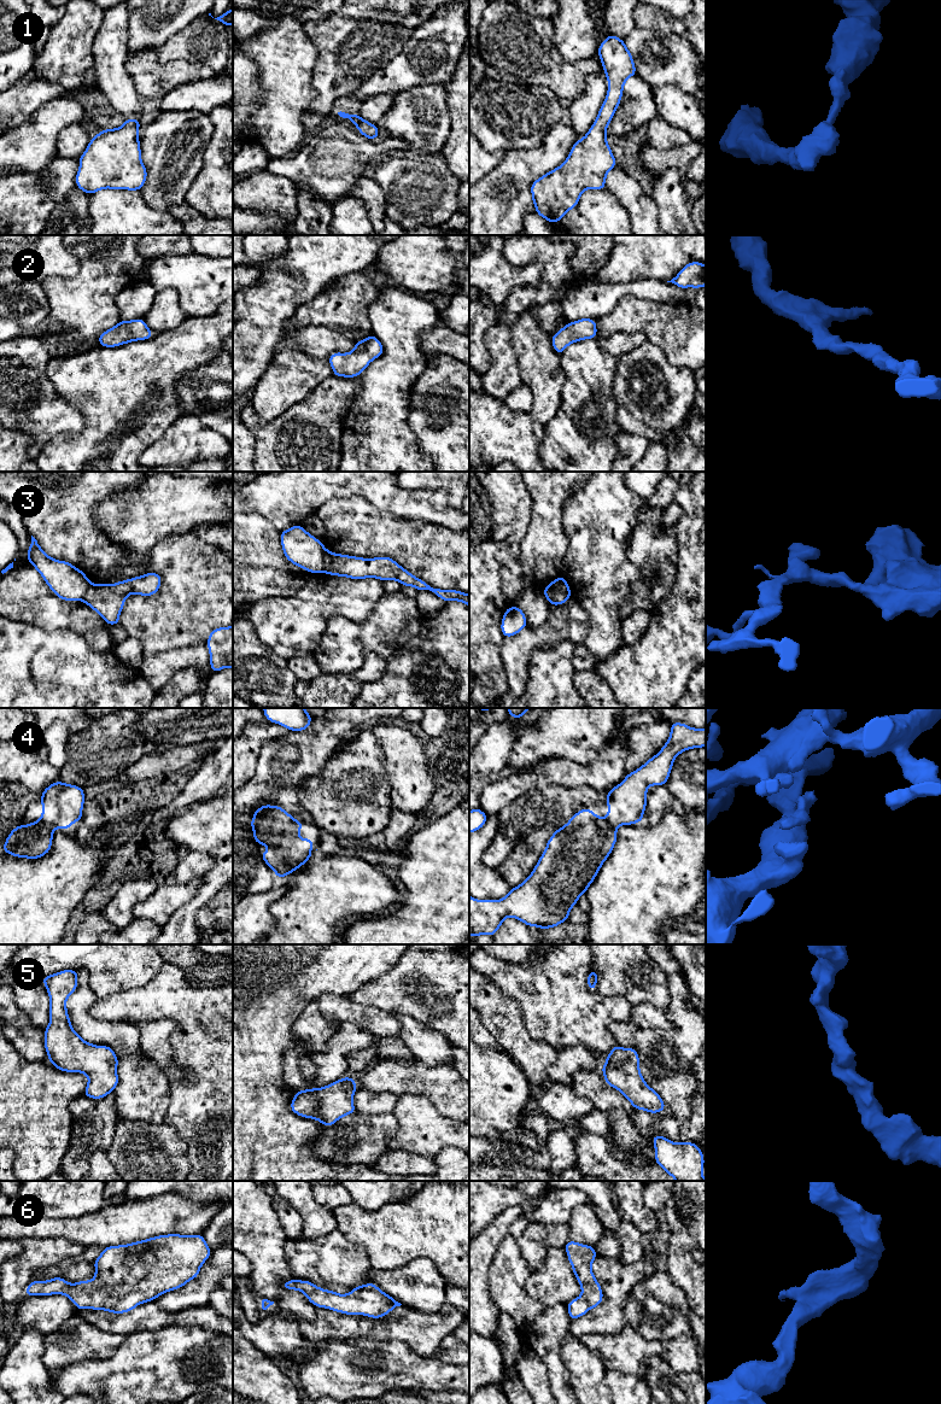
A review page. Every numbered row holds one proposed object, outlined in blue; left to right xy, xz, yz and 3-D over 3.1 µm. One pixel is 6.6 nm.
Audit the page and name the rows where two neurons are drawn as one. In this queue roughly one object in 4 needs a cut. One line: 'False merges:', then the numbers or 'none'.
False merges: 3

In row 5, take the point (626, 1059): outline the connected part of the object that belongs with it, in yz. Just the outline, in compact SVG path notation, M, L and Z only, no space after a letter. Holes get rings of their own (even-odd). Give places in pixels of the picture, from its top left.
M615 1045L602 1065L607 1086L618 1089L636 1110L660 1113L666 1110L661 1096L651 1089L641 1075L636 1048Z

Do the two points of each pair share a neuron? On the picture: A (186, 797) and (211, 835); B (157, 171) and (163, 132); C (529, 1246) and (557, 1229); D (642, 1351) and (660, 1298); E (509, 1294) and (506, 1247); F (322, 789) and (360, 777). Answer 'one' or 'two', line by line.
A: two
B: one
C: one
D: two
E: one
F: one

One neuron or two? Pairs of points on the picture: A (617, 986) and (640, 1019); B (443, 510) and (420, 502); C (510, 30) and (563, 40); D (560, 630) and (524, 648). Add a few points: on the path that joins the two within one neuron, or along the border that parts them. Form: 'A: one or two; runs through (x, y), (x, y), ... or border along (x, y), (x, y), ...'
A: two; border along (632, 1005), (650, 1002), (660, 1008)
B: one; runs through (437, 509), (433, 505), (426, 504)
C: two; border along (549, 19), (553, 42), (568, 62)
D: one; runs through (551, 632), (532, 639)

